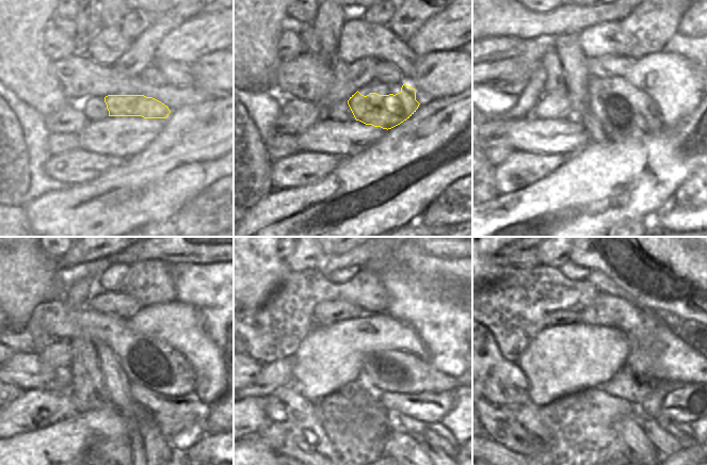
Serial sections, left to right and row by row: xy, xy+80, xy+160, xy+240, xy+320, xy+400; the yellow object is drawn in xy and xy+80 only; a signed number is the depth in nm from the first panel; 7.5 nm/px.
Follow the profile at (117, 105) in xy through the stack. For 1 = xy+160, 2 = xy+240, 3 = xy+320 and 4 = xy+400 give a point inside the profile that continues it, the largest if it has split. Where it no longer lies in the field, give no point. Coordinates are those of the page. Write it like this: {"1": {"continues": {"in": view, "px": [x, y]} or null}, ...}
{"1": {"continues": {"in": "xy+160", "px": [628, 115]}}, "2": {"continues": {"in": "xy+240", "px": [149, 362]}}, "3": {"continues": {"in": "xy+320", "px": [395, 370]}}, "4": {"continues": {"in": "xy+400", "px": [667, 386]}}}

